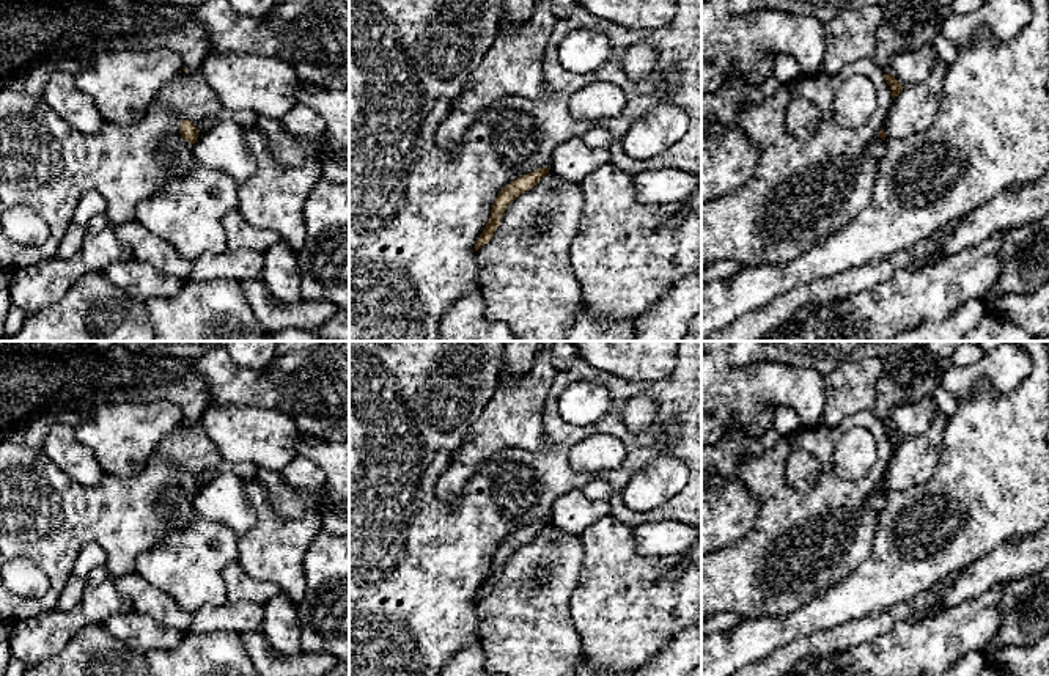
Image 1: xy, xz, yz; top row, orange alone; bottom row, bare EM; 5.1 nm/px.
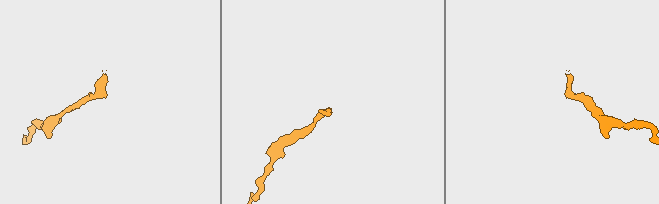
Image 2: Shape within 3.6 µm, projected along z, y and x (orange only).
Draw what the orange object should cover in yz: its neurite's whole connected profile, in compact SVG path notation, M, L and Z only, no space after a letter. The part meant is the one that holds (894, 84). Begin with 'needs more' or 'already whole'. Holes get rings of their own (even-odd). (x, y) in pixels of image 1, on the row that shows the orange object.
needs more | M898 0L884 6L873 60L884 71L893 99L904 86L889 71L892 57L929 46L942 28L939 14L940 8L933 0Z

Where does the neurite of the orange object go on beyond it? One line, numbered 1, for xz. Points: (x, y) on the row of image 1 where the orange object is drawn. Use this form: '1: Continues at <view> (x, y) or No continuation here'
1: No continuation here

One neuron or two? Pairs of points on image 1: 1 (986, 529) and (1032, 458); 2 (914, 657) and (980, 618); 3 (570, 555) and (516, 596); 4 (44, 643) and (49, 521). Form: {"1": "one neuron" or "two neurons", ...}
{"1": "one neuron", "2": "one neuron", "3": "one neuron", "4": "two neurons"}

